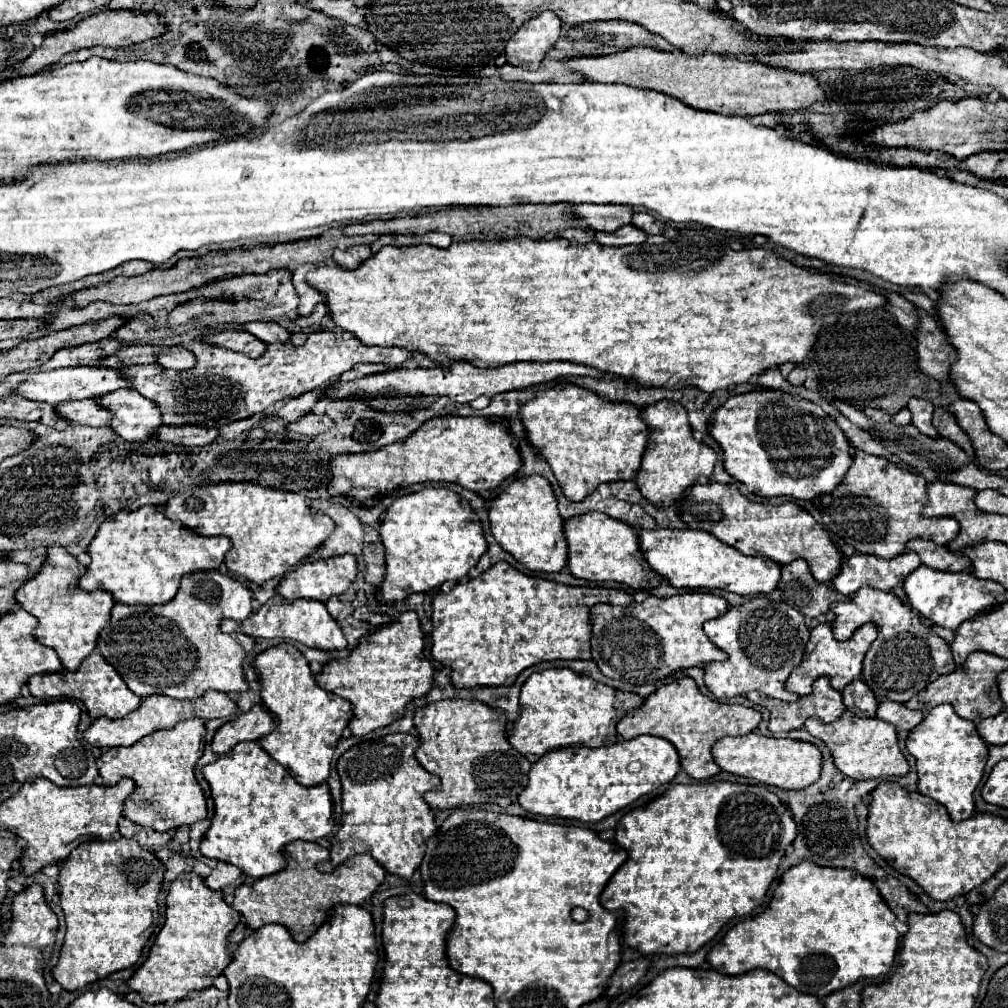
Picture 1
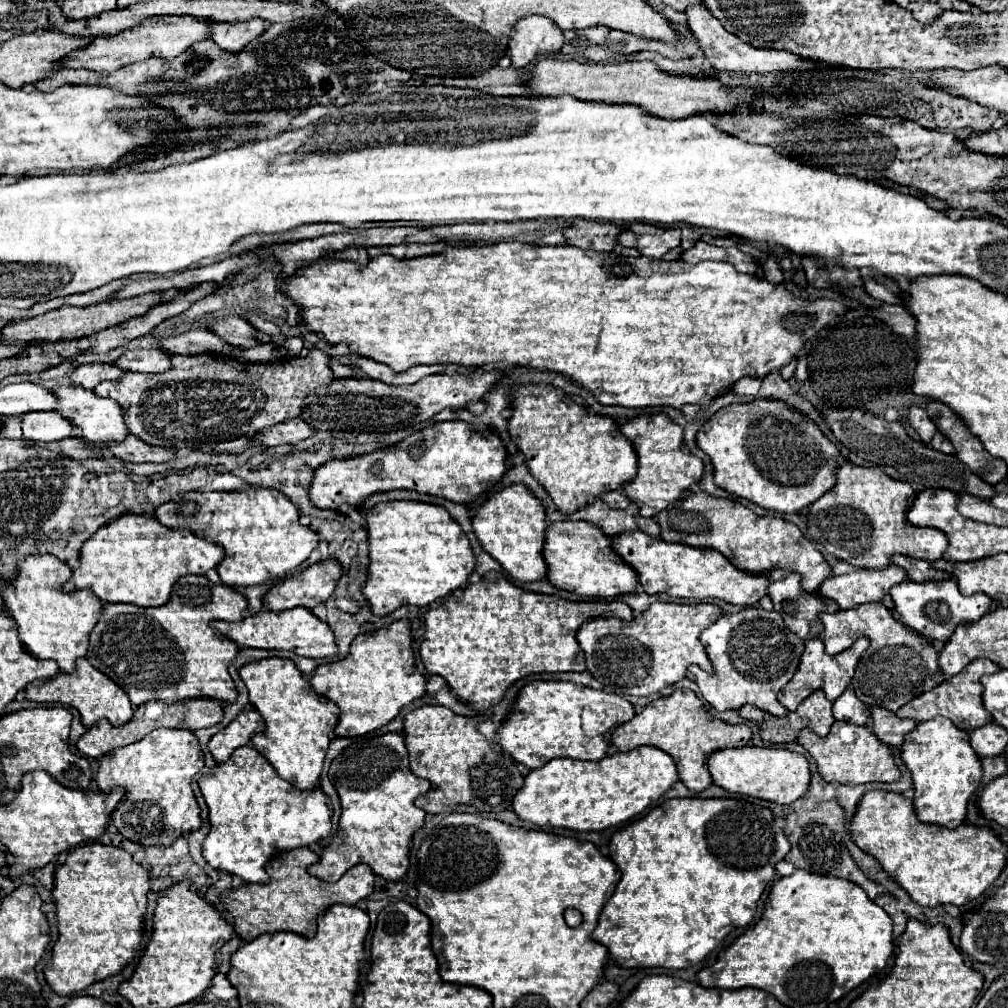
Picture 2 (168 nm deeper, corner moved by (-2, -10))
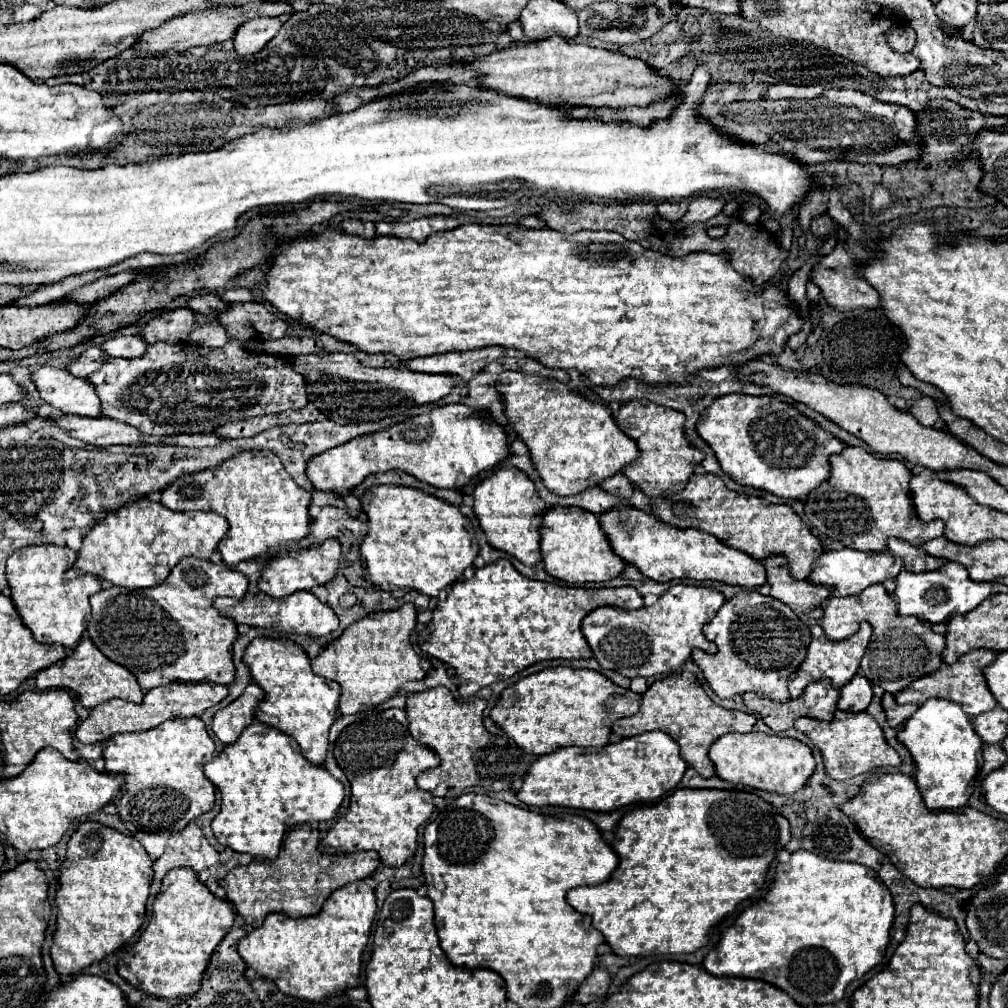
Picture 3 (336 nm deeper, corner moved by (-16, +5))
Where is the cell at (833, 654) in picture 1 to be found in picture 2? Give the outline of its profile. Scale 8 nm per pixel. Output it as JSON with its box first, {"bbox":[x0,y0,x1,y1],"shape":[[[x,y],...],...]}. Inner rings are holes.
{"bbox":[778,637,870,711],"shape":[[[812,637],[812,639],[806,639],[806,651],[800,659],[800,667],[798,667],[798,673],[792,677],[792,681],[782,689],[782,697],[778,697],[778,701],[788,709],[788,711],[796,711],[796,707],[808,697],[812,695],[816,689],[822,689],[826,693],[826,697],[830,701],[836,701],[844,691],[846,687],[850,685],[850,679],[854,677],[854,671],[860,663],[860,657],[862,653],[870,647],[870,639],[868,637],[860,637],[852,647],[848,647],[846,651],[838,653],[838,655],[828,655],[824,651],[824,643],[822,639],[818,637]]]}

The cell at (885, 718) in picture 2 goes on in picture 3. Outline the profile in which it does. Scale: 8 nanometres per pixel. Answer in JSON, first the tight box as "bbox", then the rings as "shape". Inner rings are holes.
{"bbox":[882,692,918,728],"shape":[[[884,692],[884,696],[882,696],[882,708],[886,712],[886,718],[888,718],[890,728],[900,726],[902,722],[906,722],[918,710],[918,706],[912,706],[912,704],[906,704],[906,706],[896,704],[894,696],[888,694],[888,692]]]}

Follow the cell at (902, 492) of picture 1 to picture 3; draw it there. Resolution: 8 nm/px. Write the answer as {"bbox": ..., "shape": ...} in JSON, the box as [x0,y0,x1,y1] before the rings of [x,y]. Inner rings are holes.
{"bbox":[804,446,944,552],"shape":[[[846,446],[842,452],[832,454],[830,476],[816,490],[804,498],[806,524],[818,530],[820,536],[838,540],[848,548],[860,552],[882,552],[890,536],[906,540],[912,546],[922,546],[926,540],[944,534],[944,522],[922,522],[908,496],[910,470],[900,460],[876,458],[874,454]]]}

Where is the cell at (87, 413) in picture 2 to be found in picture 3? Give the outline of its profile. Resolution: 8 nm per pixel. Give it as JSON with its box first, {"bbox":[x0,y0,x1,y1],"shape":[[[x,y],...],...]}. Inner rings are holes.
{"bbox":[32,366,102,416],"shape":[[[40,366],[32,372],[32,382],[36,384],[40,398],[64,414],[102,416],[96,390],[86,384],[84,378],[76,378],[64,368]]]}

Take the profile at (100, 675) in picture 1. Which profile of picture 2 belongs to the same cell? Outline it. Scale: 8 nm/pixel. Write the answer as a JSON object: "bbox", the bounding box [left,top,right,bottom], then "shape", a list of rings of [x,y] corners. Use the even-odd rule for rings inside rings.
{"bbox":[26,659,134,727],"shape":[[[78,659],[74,673],[58,673],[54,679],[30,683],[26,687],[26,699],[36,703],[56,703],[56,705],[74,707],[82,715],[82,723],[86,727],[92,727],[98,719],[108,719],[114,727],[118,727],[128,723],[134,715],[128,695],[112,679],[108,679],[104,673],[94,669],[88,663],[88,659]]]}

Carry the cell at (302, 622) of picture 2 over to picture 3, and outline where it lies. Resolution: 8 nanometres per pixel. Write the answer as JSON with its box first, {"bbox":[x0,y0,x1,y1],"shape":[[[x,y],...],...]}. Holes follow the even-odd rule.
{"bbox":[212,592,338,636],"shape":[[[296,592],[288,598],[270,598],[264,594],[248,594],[240,600],[236,598],[214,598],[212,606],[222,614],[232,618],[236,624],[258,626],[258,628],[276,628],[286,634],[310,634],[310,636],[326,636],[338,628],[338,618],[334,610],[320,602],[312,592]]]}

